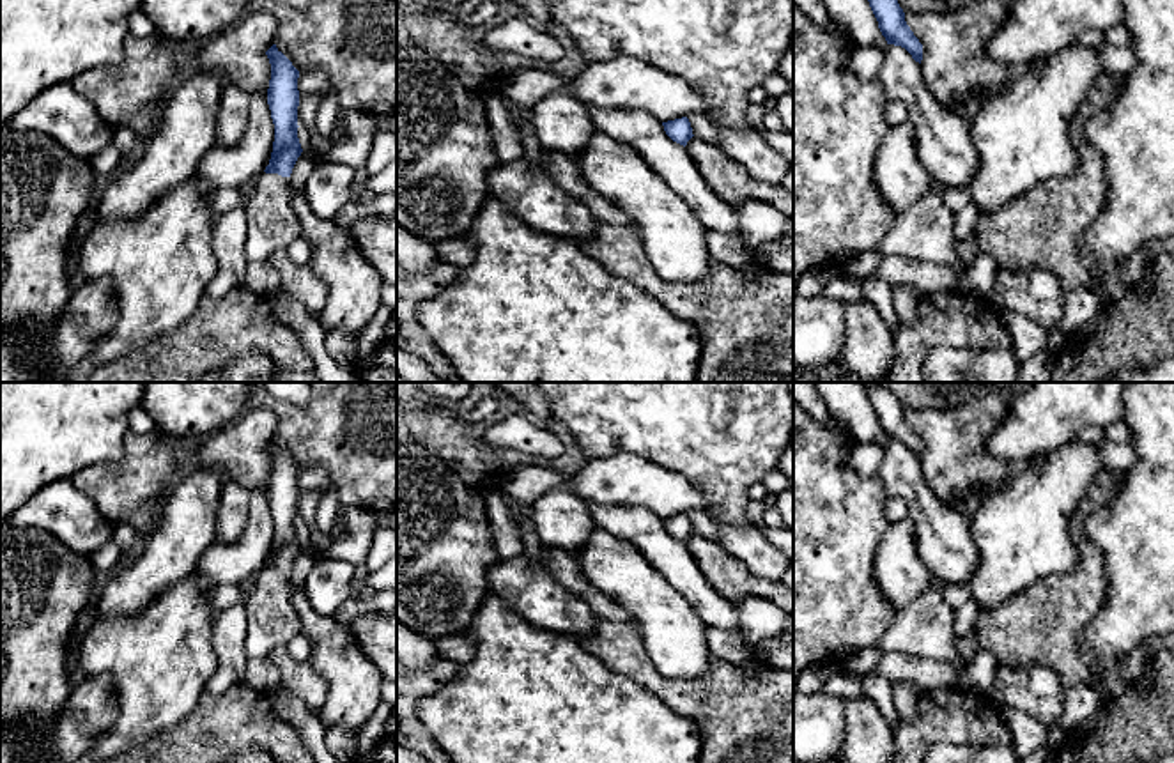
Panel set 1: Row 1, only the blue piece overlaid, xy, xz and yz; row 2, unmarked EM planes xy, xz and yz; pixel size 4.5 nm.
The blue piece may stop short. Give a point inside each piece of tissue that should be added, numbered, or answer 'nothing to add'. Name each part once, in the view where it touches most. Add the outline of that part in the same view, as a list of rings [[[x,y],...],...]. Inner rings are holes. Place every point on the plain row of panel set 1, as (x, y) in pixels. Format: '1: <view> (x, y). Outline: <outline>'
1: xy (271, 620). Outline: [[[262,570],[255,591],[244,602],[246,657],[267,657],[274,648],[301,632],[299,618],[290,602],[290,574]]]

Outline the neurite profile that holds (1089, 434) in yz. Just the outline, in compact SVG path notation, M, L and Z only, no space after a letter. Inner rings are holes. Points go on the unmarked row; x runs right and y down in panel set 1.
M1087 425L1084 428L1080 428L1073 439L1073 443L1085 443L1085 444L1093 444L1093 446L1100 446L1105 441L1105 432L1103 428L1098 428L1094 425Z

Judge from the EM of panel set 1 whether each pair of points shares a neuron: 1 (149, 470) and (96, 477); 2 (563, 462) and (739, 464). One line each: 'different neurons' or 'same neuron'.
1: same neuron
2: different neurons

